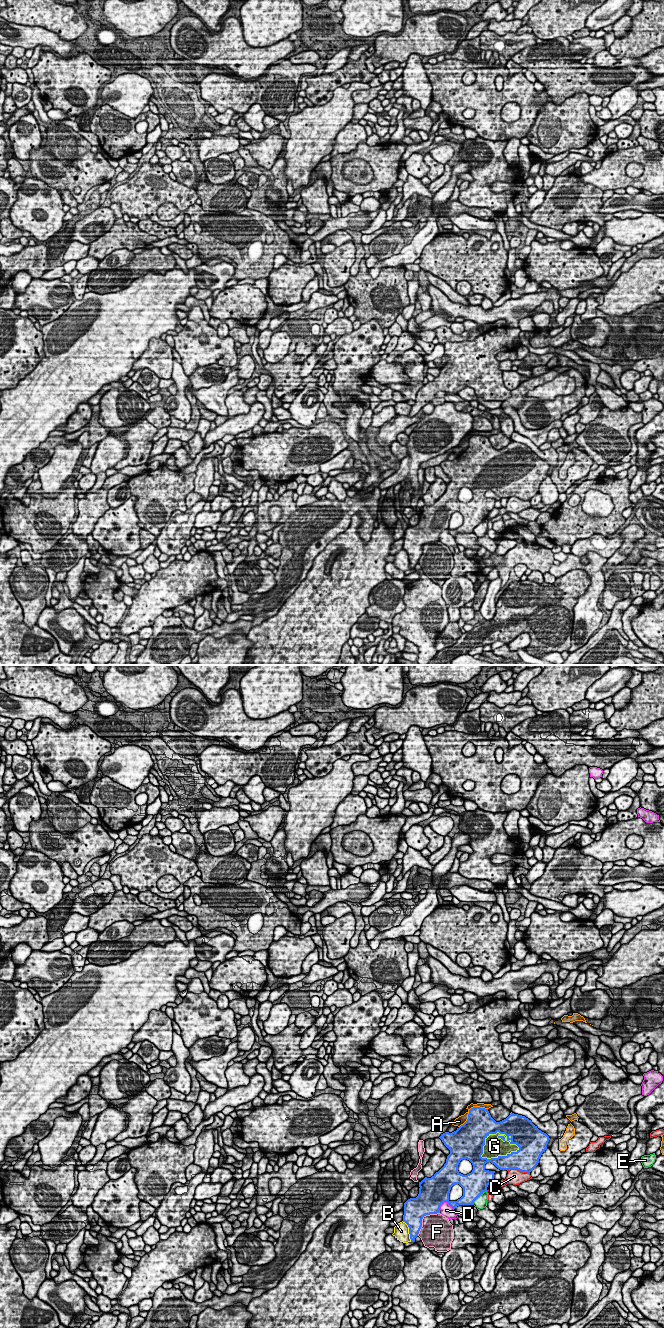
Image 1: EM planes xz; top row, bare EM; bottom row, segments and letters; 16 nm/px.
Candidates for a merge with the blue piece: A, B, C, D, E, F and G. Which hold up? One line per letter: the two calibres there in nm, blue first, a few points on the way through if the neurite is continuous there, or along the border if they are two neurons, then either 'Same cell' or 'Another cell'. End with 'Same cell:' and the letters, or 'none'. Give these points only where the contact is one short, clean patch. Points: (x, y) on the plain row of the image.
A: Thickness 400 nm (blue) against 140 nm. Another cell
B: Thickness 300 nm (blue) against 260 nm. Another cell
C: Thickness 380 nm (blue) against 240 nm. Another cell
D: Thickness 460 nm (blue) against 190 nm. Another cell
E: Thickness 380 nm (blue) against 190 nm. Another cell
F: Thickness 380 nm (blue) against 420 nm. Another cell
G: Thickness 260 nm (blue) against 320 nm. Same cell
Same cell: G

